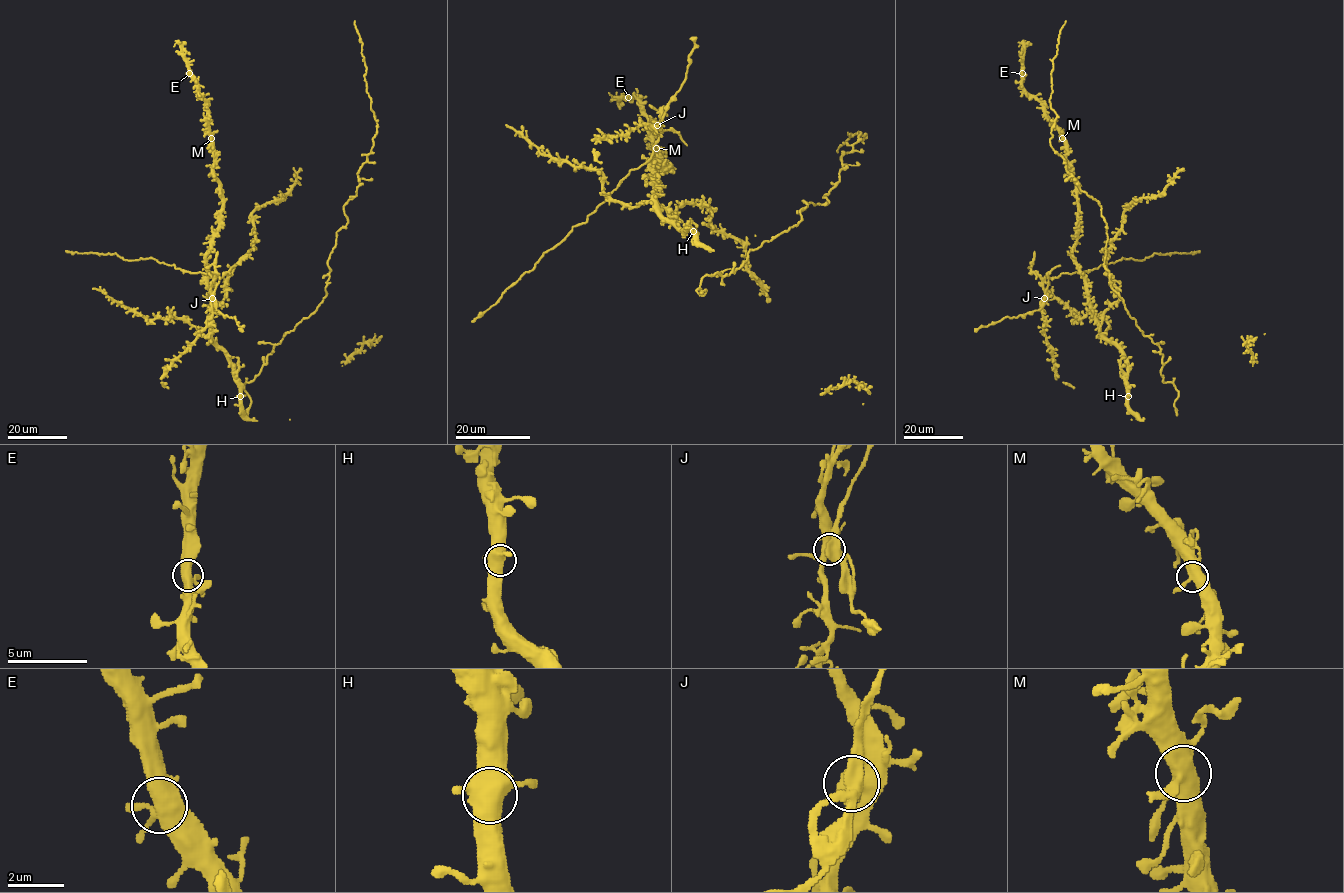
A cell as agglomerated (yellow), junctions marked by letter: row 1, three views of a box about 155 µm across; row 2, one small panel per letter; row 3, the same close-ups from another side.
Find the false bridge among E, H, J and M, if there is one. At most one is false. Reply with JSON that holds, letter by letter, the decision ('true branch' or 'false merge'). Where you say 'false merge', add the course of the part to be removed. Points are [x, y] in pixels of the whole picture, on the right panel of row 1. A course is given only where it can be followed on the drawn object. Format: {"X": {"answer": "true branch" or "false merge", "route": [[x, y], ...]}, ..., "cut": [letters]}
{"E": {"answer": "true branch"}, "H": {"answer": "true branch"}, "J": {"answer": "false merge", "route": [[1044, 298], [1048, 278], [1056, 278], [1062, 273], [1086, 272], [1122, 258], [1143, 260], [1154, 253], [1200, 250]]}, "M": {"answer": "true branch"}, "cut": ["J"]}

